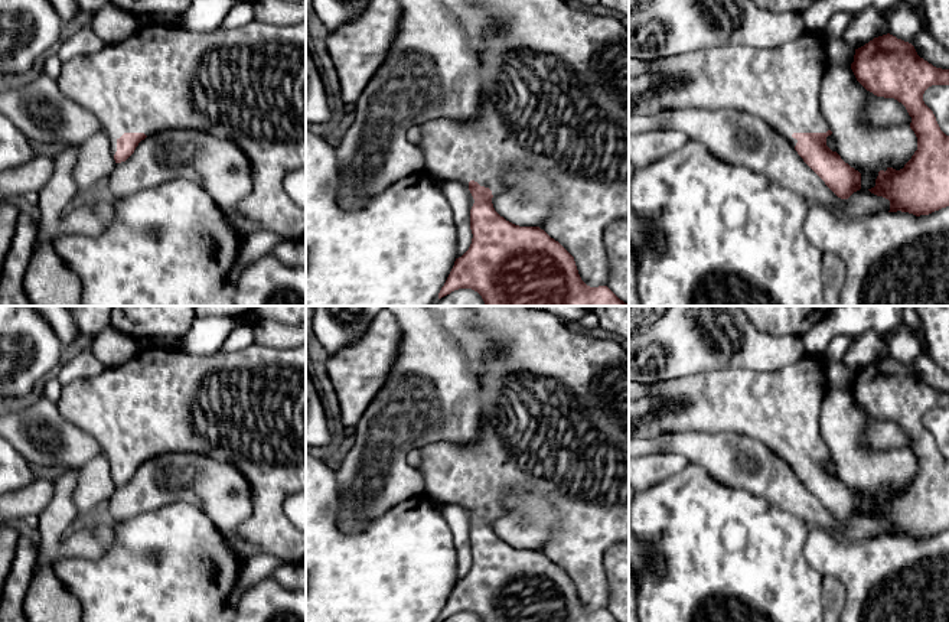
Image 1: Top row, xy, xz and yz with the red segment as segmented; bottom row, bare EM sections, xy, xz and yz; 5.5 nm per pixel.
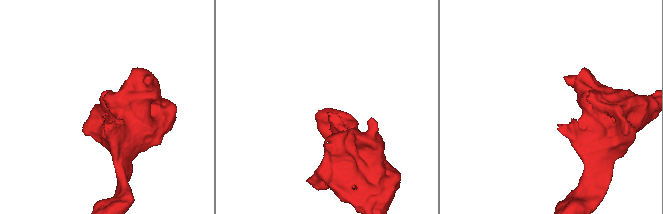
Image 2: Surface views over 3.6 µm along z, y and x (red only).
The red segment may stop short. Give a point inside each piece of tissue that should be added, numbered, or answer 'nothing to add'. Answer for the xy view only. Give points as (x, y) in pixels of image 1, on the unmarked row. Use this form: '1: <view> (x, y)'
1: xy (247, 407)

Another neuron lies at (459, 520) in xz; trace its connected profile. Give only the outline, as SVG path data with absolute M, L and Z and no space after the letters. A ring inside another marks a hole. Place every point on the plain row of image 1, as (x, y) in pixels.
M446 504L441 509L441 514L444 515L453 534L453 544L457 561L456 576L459 582L469 573L473 561L470 553L470 533L473 520L469 514L469 509L454 504Z

